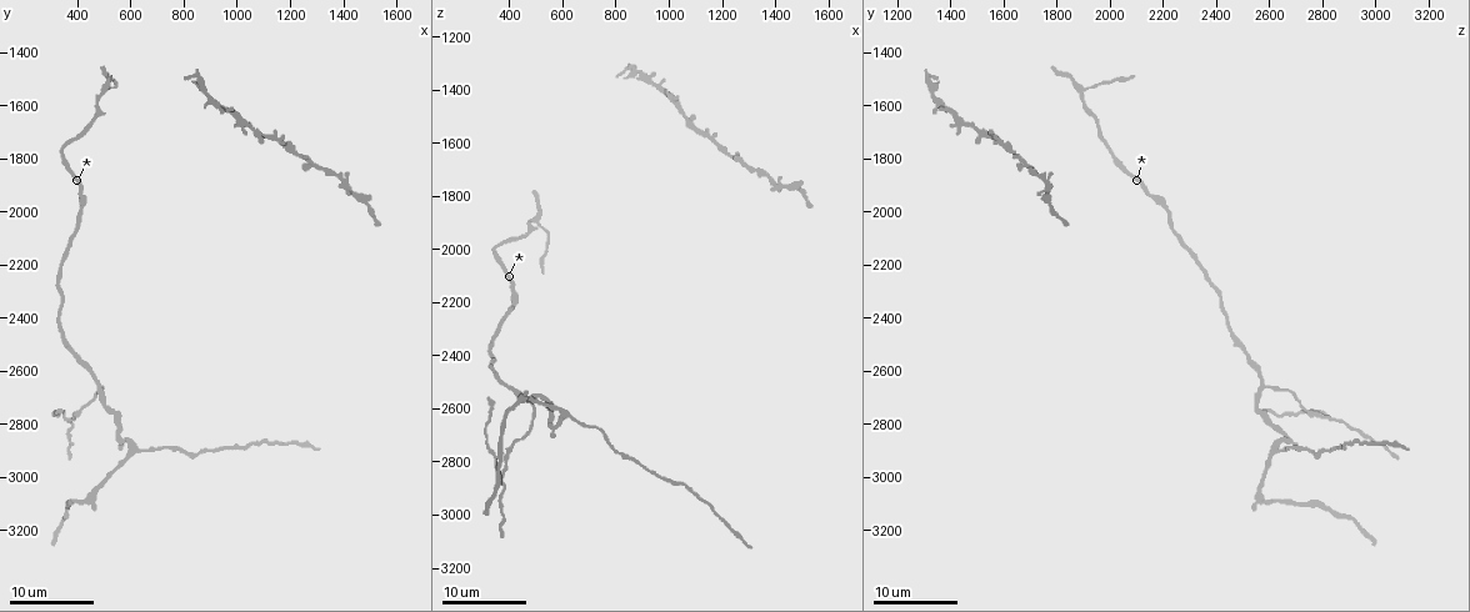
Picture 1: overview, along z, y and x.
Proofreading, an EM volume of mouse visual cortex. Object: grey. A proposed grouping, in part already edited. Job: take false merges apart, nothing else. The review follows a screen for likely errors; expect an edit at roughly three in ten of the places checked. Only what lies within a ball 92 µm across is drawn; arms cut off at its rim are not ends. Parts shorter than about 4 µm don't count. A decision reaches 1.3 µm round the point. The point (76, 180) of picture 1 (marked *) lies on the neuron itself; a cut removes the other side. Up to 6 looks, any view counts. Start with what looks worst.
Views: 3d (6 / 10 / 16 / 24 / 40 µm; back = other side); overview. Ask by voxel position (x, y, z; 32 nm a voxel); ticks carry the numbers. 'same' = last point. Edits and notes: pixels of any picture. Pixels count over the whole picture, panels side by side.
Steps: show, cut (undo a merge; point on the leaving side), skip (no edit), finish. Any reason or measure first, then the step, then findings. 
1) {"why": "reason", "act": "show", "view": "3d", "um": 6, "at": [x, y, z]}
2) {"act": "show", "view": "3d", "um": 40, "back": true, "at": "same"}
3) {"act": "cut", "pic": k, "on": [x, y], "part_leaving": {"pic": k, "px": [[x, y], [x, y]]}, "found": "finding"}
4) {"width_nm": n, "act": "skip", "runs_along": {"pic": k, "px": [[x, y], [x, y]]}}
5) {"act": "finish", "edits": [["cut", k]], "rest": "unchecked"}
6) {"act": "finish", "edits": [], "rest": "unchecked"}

{"act": "show", "view": "3d", "um": 24, "at": [370, 2790, 2850]}

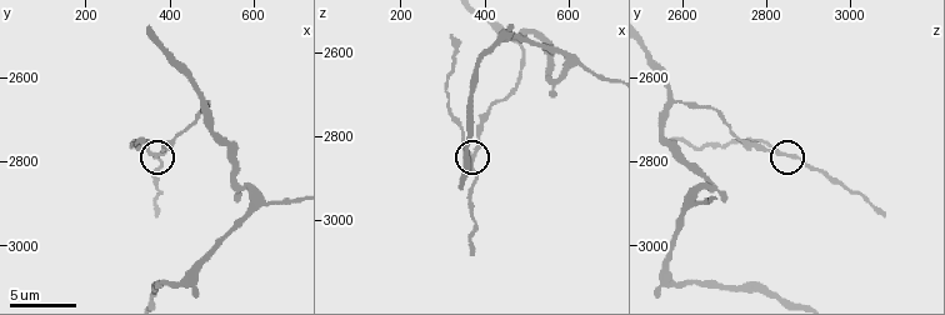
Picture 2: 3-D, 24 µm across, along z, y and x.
{"act": "show", "view": "3d", "um": 10, "at": [365, 2785, 2840]}

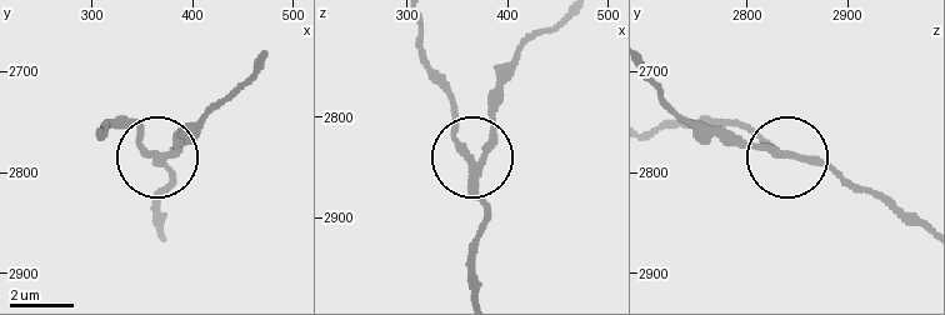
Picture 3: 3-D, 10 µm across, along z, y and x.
{"act": "show", "view": "3d", "um": 6, "at": [358, 2782, 2846]}

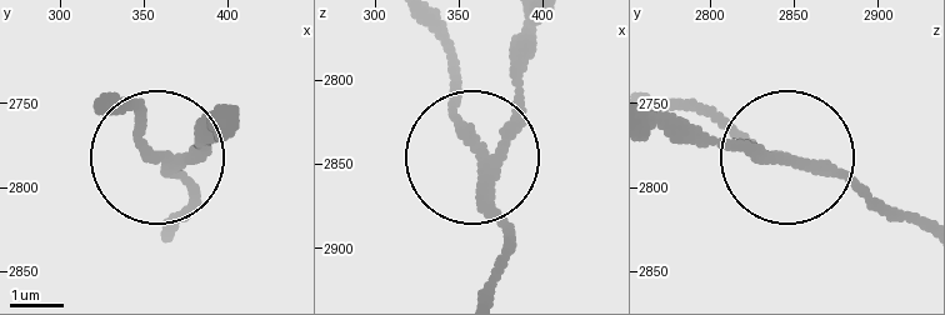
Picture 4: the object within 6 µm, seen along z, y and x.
{"width_nm": 200, "act": "cut", "pic": 4, "on": [136, 140], "found": "a second neuron is stuck on"}

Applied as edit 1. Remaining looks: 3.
{"why": "arms run side by side", "act": "show", "view": "3d", "um": 6, "at": [620, 2895, 2620]}

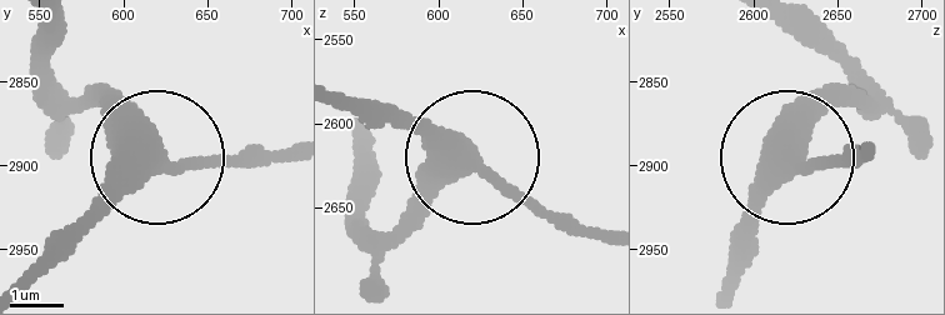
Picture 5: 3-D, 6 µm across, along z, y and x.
{"arms": 4, "act": "skip", "found": "all the same neuron"}

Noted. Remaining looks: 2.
{"why": "three-way junction", "act": "show", "view": "3d", "um": 10, "at": [475, 2665, 2575]}

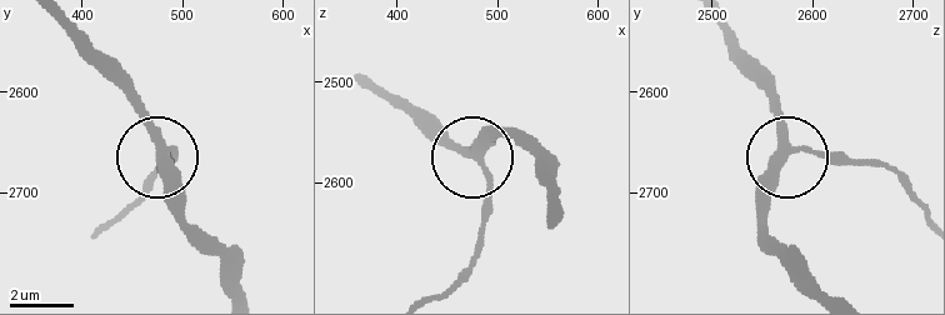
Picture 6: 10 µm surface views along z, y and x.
{"width_nm": 280, "act": "skip", "runs_along": {"pic": 6, "px": [[714, 21], [765, 94], [786, 153], [878, 158]]}, "found": "continuous, no second neuron"}

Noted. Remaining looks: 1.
{"act": "finish", "edits": [["cut", 4]], "rest": "unchecked"}

